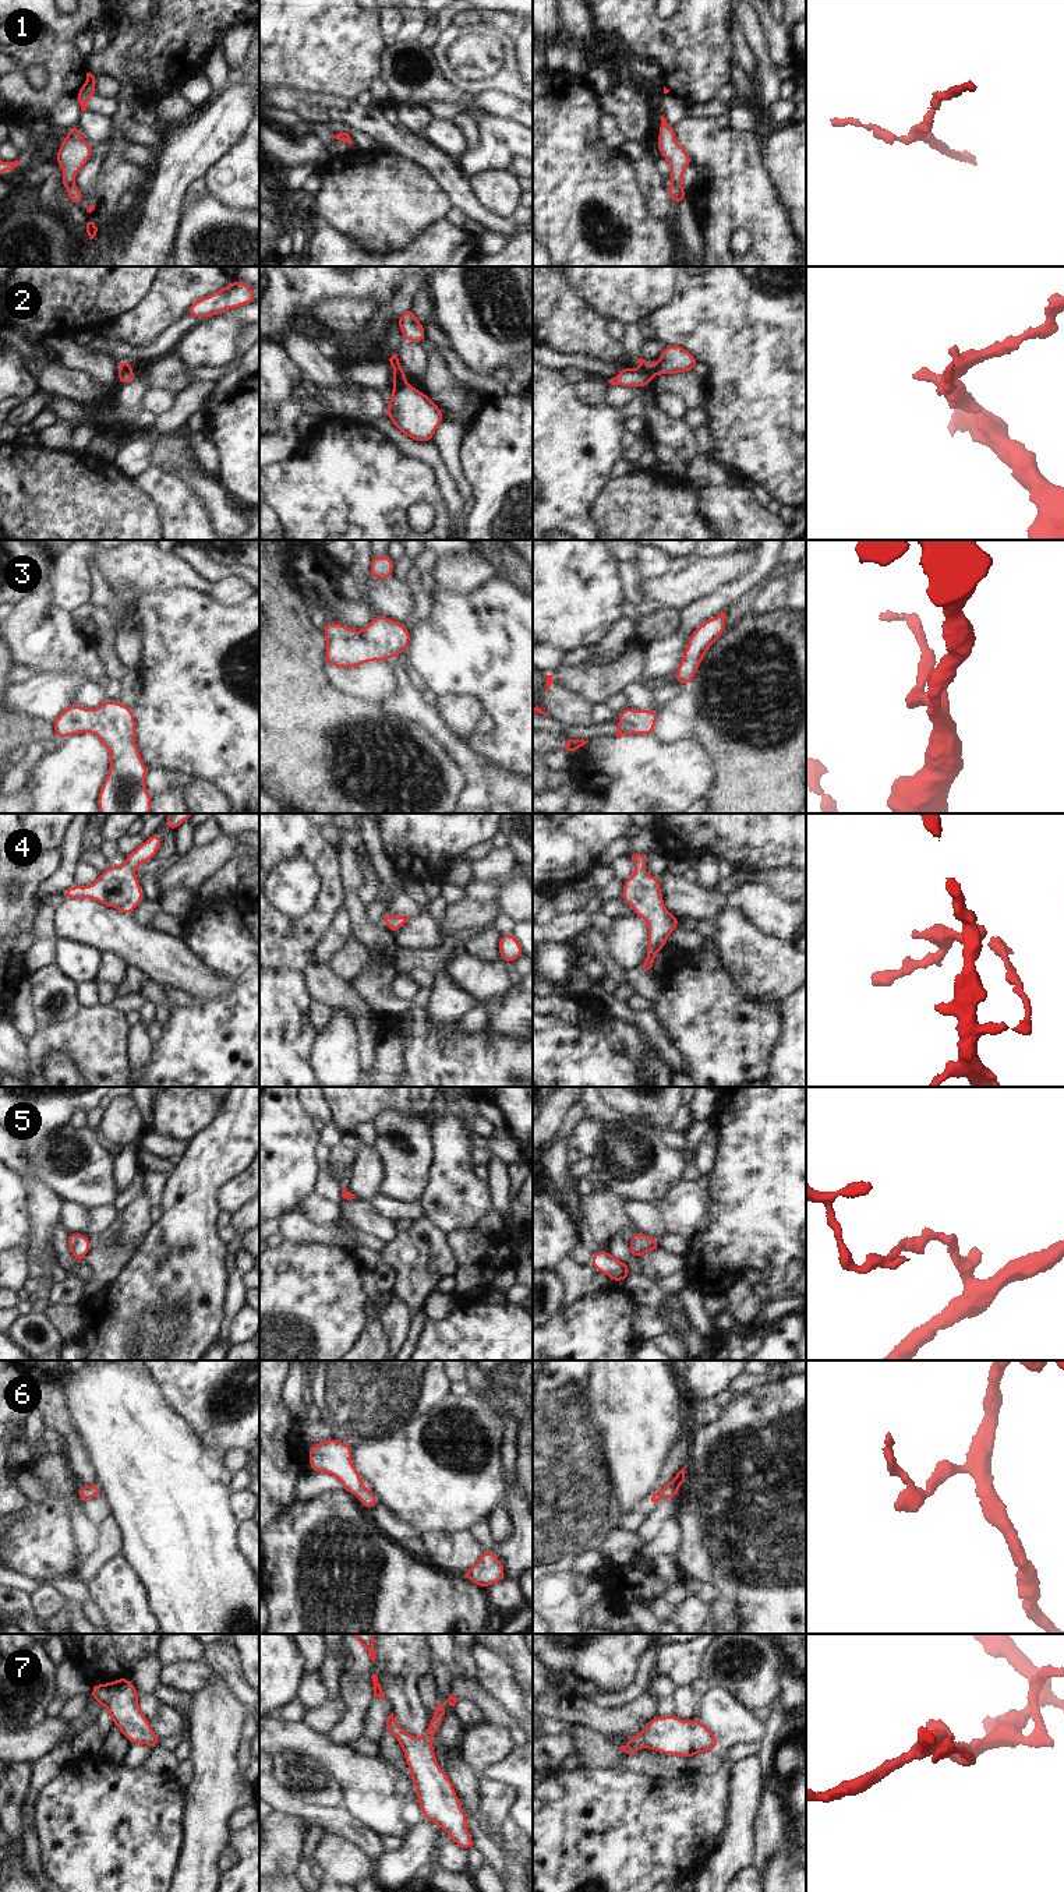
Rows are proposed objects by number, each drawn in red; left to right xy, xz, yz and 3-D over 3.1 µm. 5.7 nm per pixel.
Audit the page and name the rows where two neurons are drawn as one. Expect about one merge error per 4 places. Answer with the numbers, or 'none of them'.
2

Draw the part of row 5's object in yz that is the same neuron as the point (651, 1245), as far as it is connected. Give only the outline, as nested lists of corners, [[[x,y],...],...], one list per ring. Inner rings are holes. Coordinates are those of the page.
[[[637,1232],[629,1238],[630,1240],[630,1259],[641,1257],[646,1252],[653,1253],[657,1249],[661,1249],[658,1240],[653,1239],[648,1235]]]

